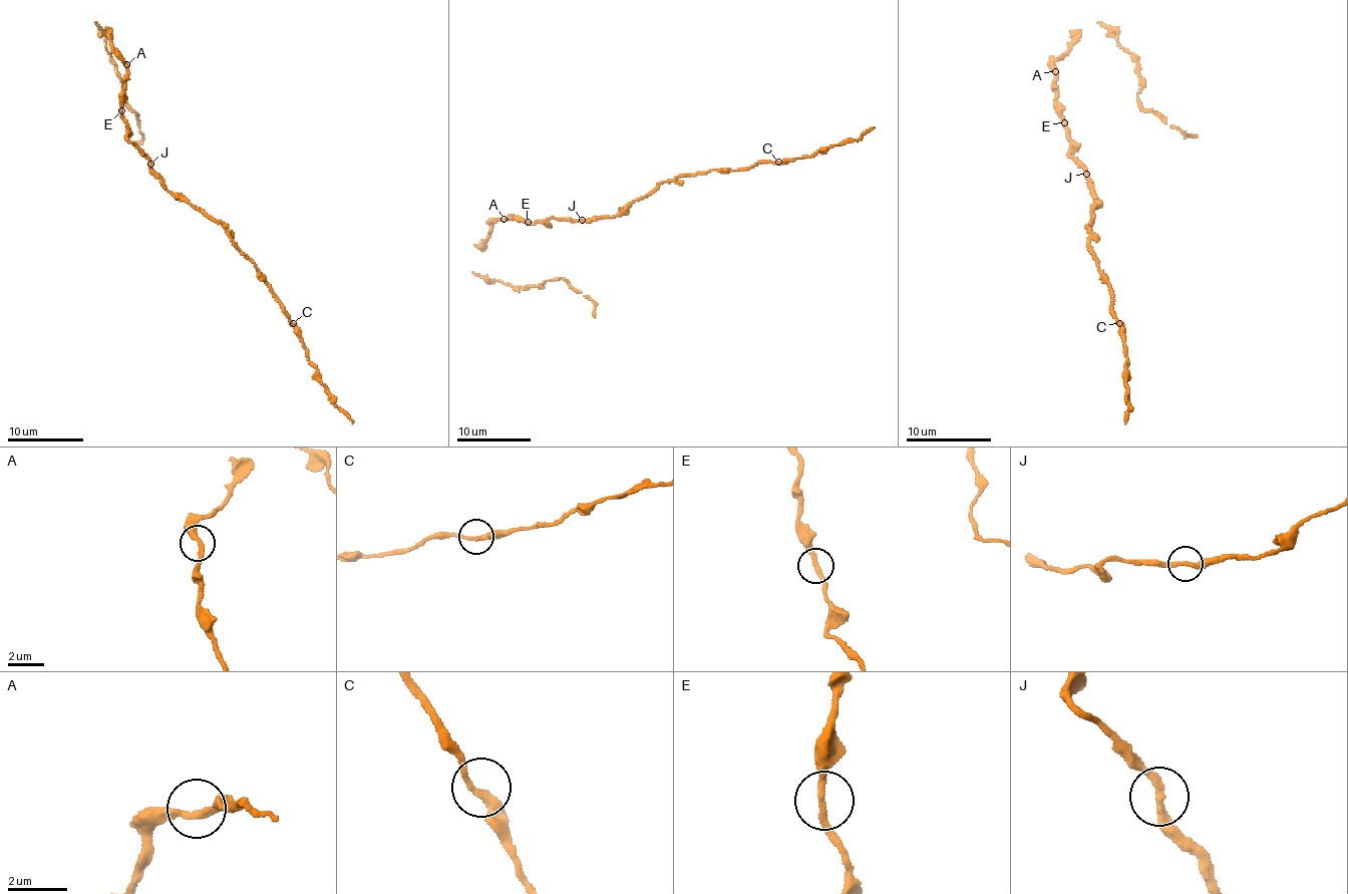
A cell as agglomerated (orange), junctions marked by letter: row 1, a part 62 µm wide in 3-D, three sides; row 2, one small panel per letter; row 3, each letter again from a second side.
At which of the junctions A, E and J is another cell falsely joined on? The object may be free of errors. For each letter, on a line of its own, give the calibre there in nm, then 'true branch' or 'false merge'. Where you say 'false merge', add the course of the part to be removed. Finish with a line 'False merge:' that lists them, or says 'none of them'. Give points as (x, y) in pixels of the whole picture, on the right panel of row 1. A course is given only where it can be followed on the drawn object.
A: 240 nm | true branch
E: 220 nm | true branch
J: 240 nm | false merge | (1085, 175), (1098, 199), (1087, 229), (1097, 267), (1113, 295), (1112, 312), (1120, 327), (1127, 364), (1125, 423)
False merge: J

